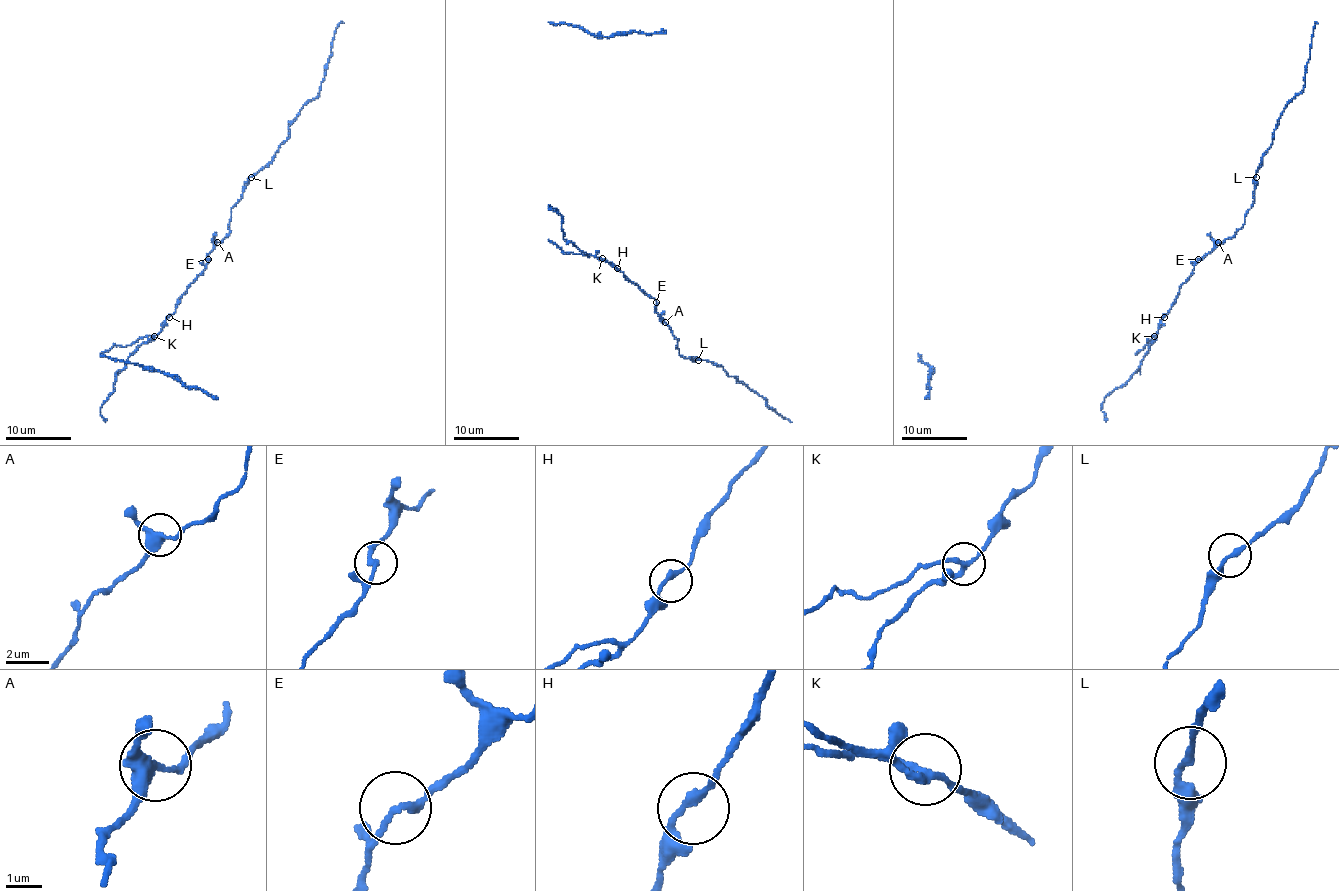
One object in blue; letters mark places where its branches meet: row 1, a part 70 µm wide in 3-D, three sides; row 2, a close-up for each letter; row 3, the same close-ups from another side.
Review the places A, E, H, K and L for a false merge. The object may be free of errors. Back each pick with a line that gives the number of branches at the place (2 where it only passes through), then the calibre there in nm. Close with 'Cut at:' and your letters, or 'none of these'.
K: 3 branches meet; 190 nm thick
Cut at: K

